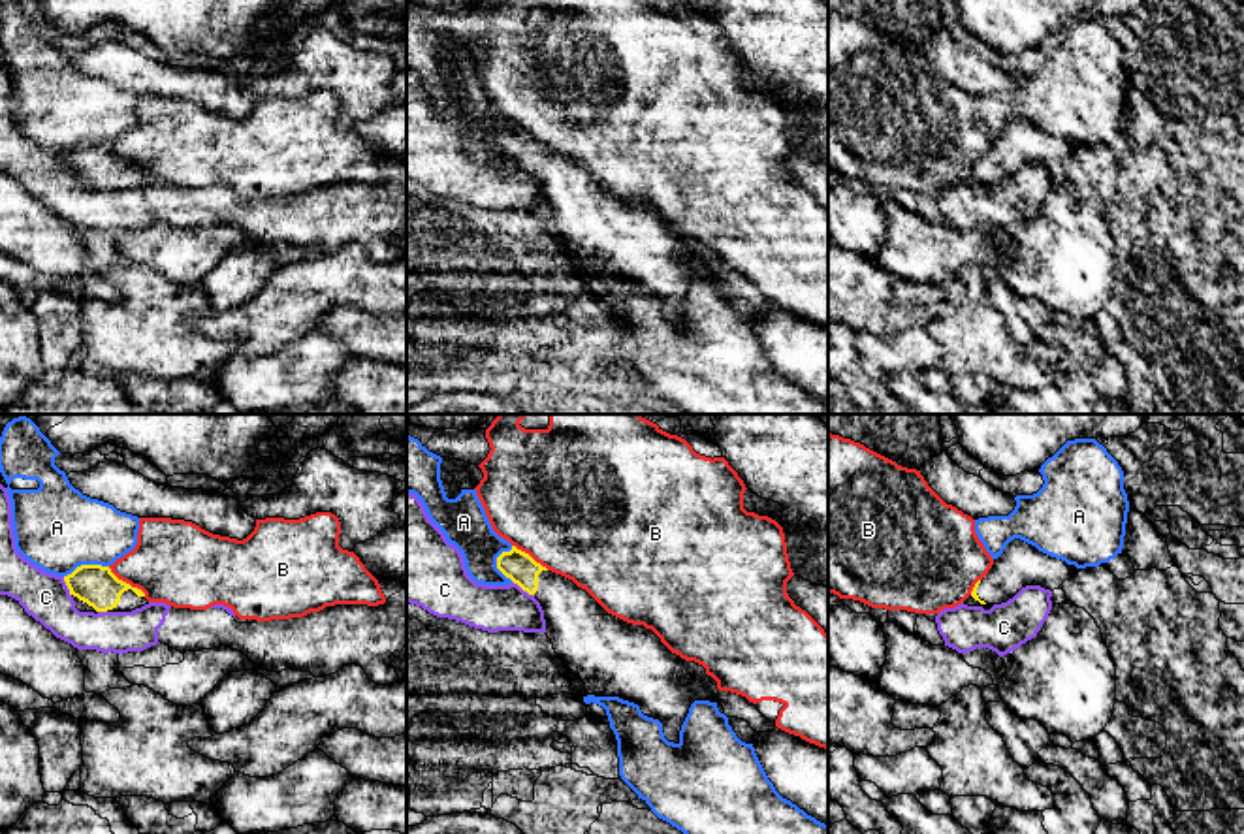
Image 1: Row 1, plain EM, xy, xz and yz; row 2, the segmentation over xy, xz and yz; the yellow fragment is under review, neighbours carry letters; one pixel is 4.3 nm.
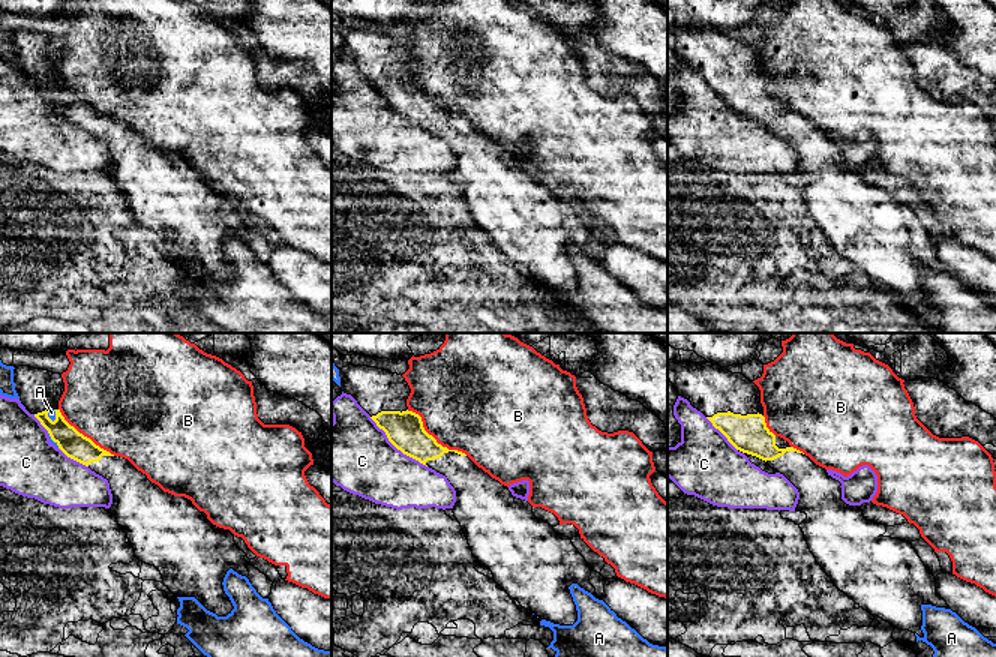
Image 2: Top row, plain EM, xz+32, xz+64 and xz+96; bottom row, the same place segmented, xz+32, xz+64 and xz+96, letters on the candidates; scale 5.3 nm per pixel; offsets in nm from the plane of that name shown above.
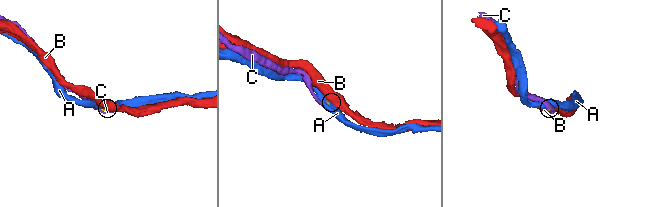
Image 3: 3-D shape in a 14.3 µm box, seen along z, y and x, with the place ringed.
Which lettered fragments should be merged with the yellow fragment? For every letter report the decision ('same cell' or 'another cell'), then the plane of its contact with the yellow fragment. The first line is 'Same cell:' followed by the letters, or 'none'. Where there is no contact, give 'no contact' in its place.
Same cell: none
A: another cell; contact in xy
B: another cell; contact in xy
C: another cell; contact in xz

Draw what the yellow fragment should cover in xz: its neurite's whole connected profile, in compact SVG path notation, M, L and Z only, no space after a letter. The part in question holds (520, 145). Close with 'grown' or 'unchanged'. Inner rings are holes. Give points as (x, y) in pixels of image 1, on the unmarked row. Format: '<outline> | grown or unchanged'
M512 124L497 136L497 147L540 181L555 232L585 262L587 273L638 282L644 294L662 301L664 316L674 322L679 322L681 303L694 279L717 281L719 267L702 243L672 232L651 207L608 192L585 168L548 149L529 132Z | grown

